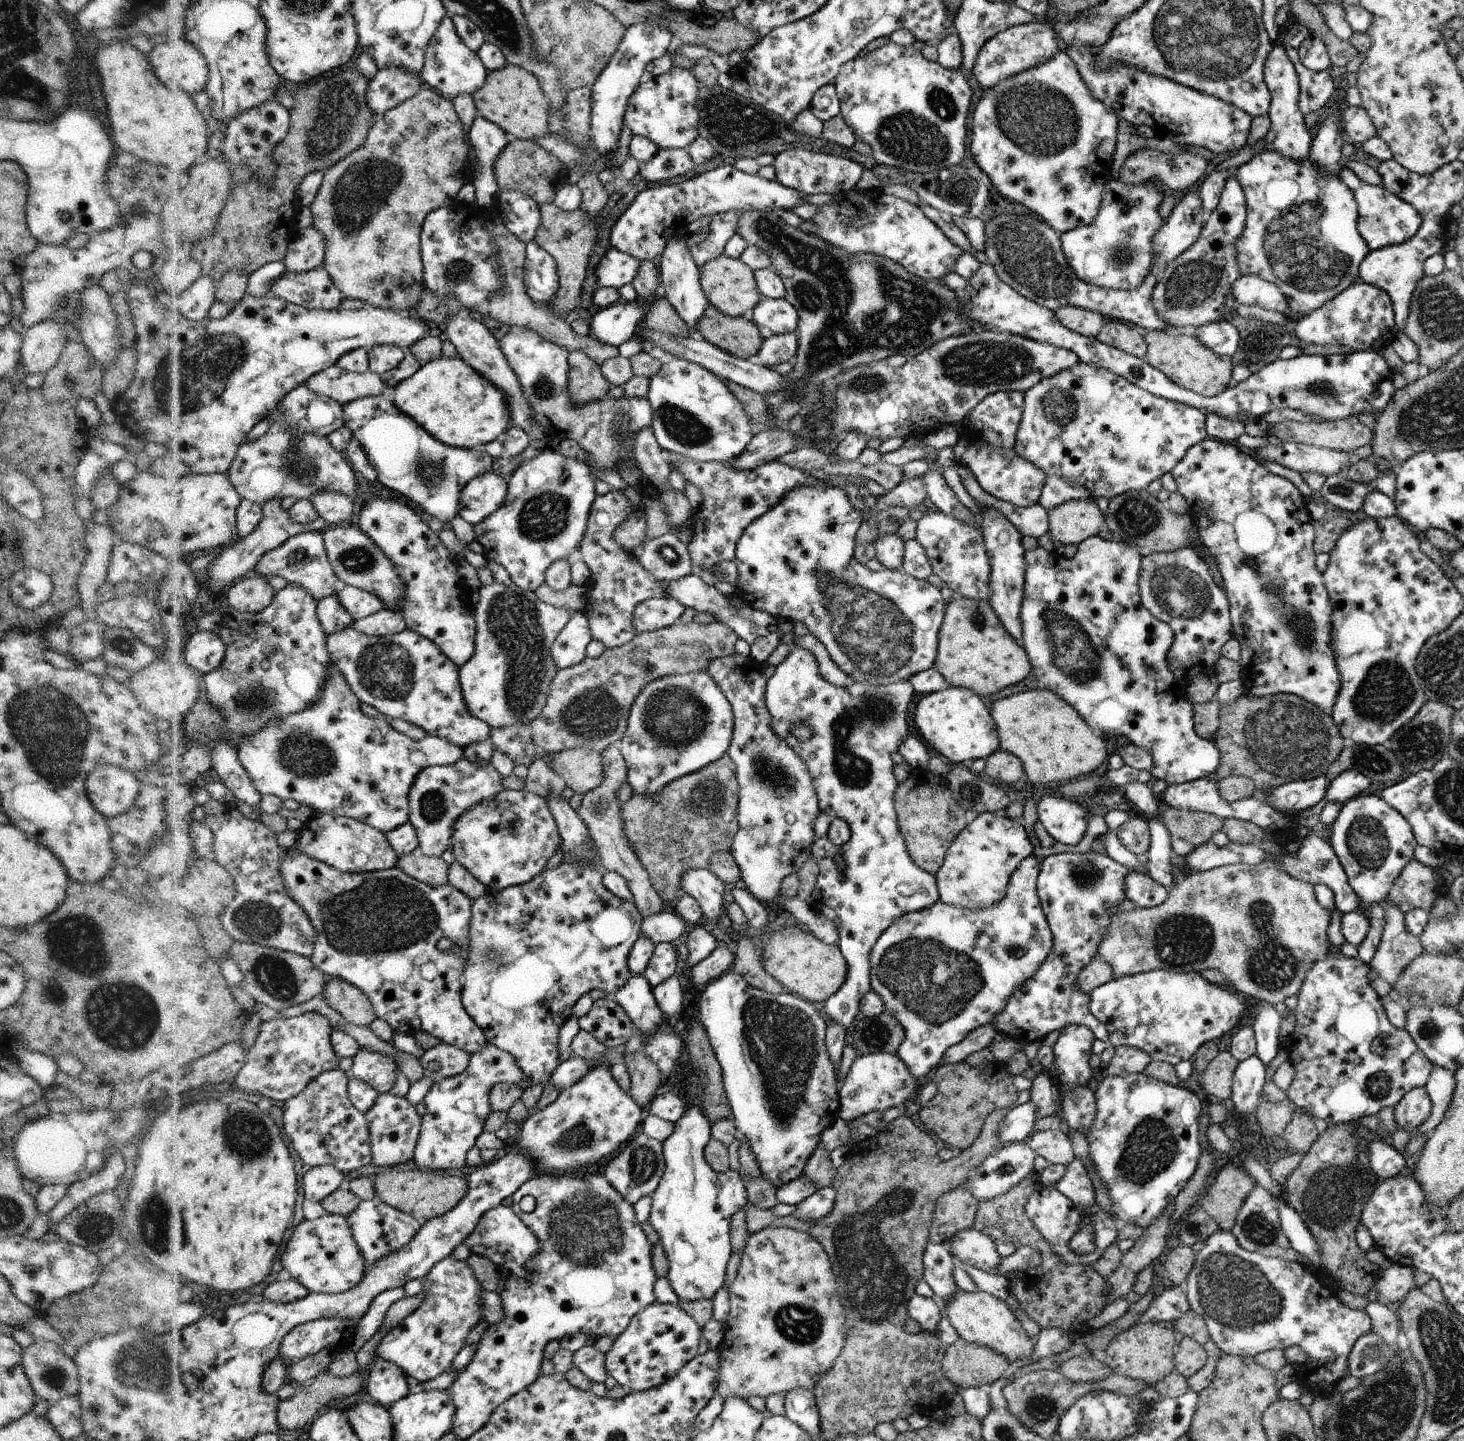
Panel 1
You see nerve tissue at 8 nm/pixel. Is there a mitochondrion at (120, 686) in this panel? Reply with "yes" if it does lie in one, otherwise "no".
no

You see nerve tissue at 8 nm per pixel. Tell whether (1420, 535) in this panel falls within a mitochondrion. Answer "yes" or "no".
no

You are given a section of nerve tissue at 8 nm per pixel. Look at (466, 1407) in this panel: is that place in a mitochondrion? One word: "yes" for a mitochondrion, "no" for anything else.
no

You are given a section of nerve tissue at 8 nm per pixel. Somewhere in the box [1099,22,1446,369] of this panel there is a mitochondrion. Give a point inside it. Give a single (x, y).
(1300, 249)

